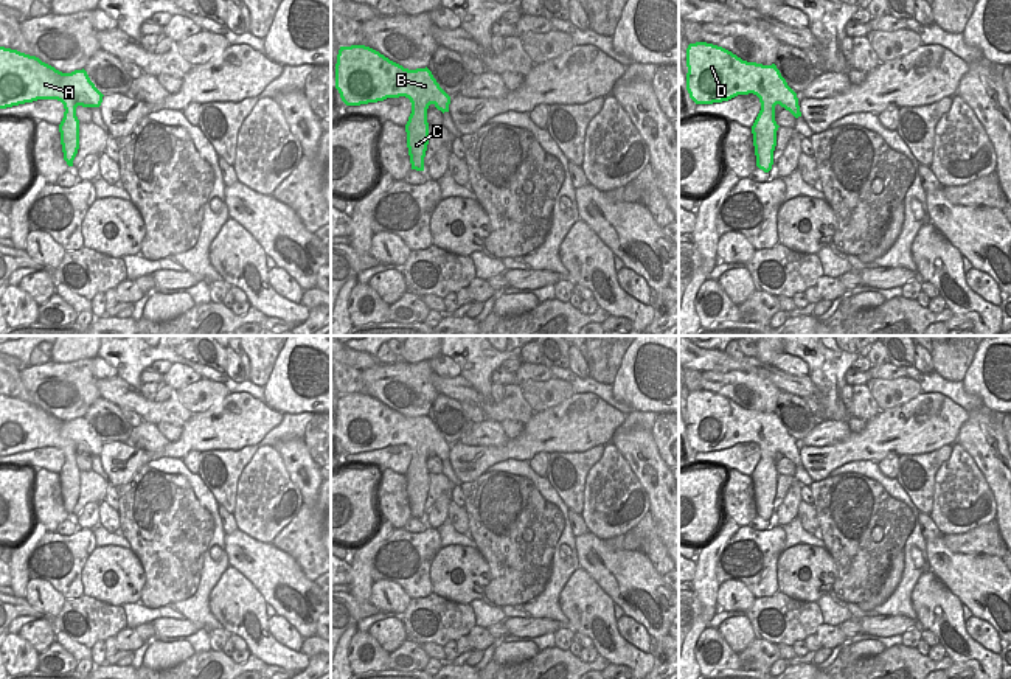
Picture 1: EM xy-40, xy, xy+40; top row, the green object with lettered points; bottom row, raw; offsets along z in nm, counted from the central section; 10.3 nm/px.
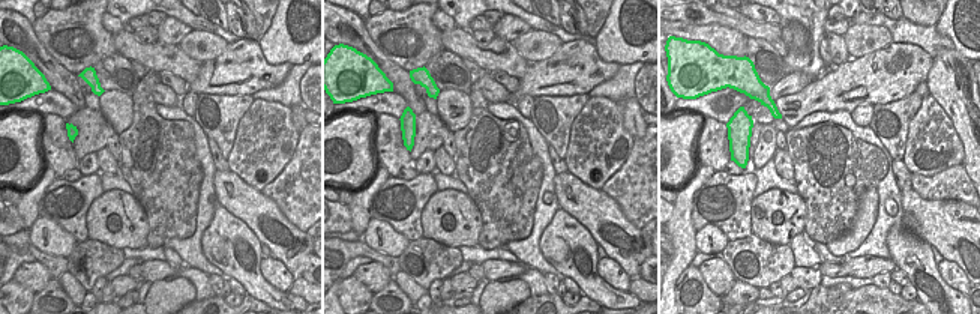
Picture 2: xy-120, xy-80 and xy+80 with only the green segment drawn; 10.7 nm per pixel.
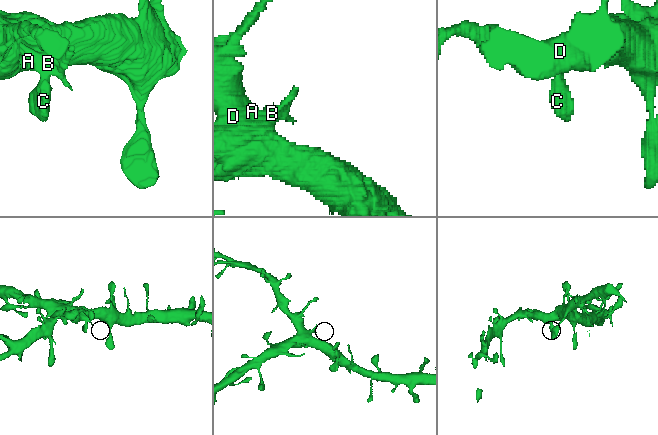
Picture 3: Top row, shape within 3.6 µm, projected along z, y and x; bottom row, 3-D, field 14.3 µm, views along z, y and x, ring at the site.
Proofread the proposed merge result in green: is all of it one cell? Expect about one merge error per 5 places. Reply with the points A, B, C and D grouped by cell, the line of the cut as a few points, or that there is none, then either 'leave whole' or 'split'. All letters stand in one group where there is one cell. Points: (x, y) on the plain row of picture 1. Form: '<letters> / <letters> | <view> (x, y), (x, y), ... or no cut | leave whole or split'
A B C D | no cut | leave whole

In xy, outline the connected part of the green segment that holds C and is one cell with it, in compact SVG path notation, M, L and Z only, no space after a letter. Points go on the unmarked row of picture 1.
M340 395L335 412L335 437L346 454L377 451L387 446L408 446L412 461L405 472L405 480L410 511L412 517L424 519L424 505L429 493L427 457L433 452L444 461L449 460L450 452L450 444L439 435L427 415L408 418L370 395Z

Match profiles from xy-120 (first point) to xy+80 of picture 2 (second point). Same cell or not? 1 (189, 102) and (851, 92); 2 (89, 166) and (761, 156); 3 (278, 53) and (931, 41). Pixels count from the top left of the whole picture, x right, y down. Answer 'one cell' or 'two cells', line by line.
1: two cells
2: one cell
3: two cells

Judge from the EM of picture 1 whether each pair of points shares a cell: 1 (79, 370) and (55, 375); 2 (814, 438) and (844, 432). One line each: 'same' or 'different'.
1: same
2: same

